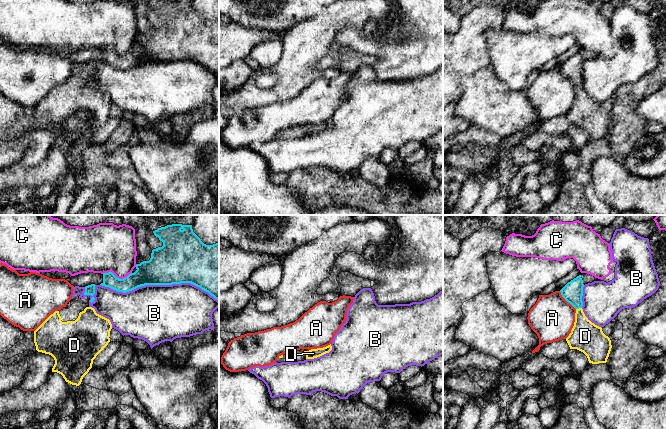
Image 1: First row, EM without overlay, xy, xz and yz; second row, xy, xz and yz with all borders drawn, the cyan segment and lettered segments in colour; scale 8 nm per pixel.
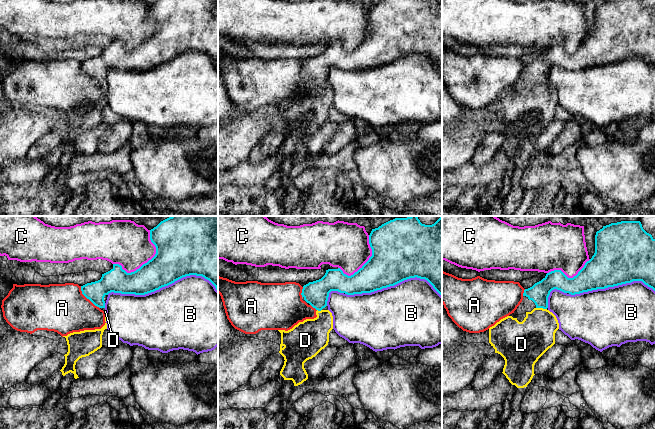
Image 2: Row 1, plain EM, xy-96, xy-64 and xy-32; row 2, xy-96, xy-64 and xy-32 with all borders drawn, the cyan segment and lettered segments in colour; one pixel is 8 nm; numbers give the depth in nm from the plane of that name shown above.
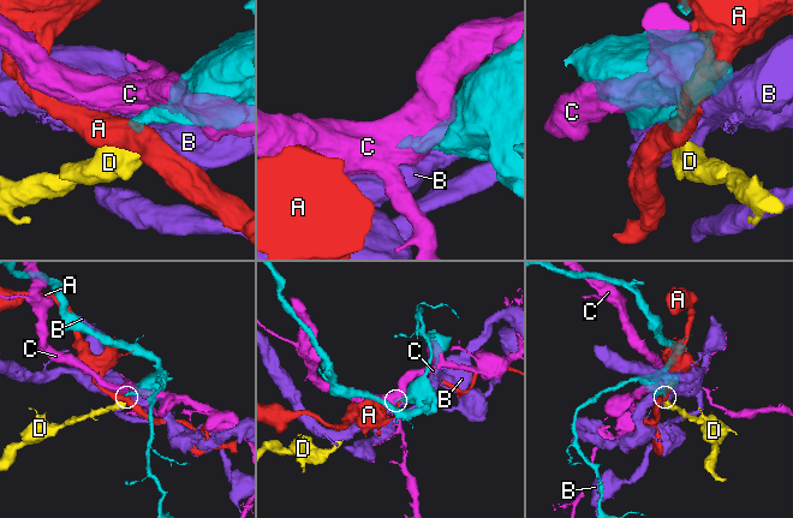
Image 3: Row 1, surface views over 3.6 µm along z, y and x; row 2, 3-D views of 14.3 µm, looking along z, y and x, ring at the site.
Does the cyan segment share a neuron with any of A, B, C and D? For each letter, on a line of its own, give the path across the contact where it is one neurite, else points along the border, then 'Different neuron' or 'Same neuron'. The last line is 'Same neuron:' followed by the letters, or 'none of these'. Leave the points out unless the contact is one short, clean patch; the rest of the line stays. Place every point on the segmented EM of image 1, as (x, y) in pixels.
A: Boundary: yz (559, 291), (575, 309). Different neuron
B: Different neuron
C: Different neuron
D: Path across: yz (572, 292), (578, 308), (585, 336). Same neuron
Same neuron: D

